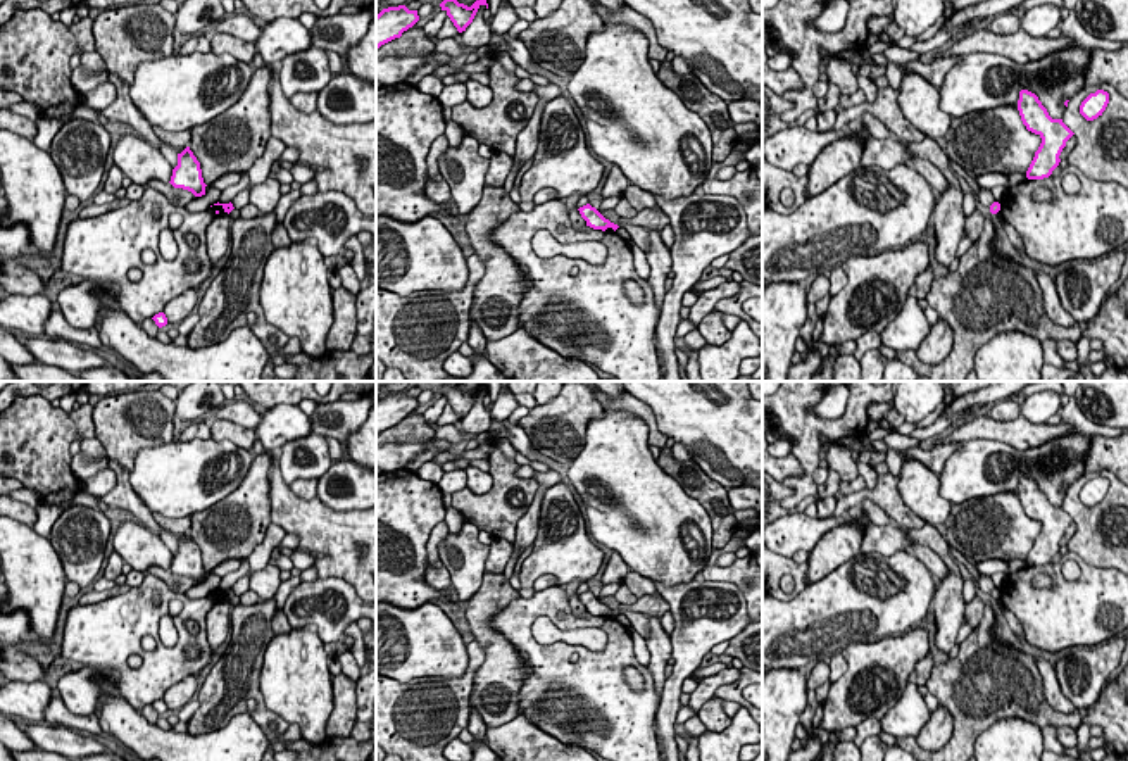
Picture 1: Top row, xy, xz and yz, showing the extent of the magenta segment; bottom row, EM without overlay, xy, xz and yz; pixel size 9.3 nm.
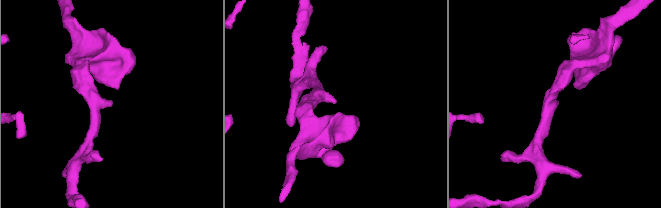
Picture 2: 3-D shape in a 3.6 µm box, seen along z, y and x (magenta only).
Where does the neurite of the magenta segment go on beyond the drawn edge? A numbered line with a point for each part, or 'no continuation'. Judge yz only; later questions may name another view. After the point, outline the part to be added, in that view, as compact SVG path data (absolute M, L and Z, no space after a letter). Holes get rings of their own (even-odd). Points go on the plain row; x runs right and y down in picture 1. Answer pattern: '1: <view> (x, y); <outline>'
no continuation

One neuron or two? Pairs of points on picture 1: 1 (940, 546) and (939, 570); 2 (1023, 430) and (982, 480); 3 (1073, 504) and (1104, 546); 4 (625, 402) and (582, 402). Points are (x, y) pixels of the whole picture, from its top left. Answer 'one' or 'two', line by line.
1: two
2: two
3: one
4: two

